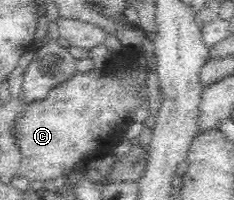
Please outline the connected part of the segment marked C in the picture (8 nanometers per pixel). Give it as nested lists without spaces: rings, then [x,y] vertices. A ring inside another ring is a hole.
[[[127,66],[123,70],[121,79],[114,79],[118,74],[104,74],[102,69],[94,68],[94,72],[80,72],[74,74],[72,78],[56,85],[44,97],[44,100],[34,101],[24,105],[22,114],[18,118],[17,140],[20,147],[21,161],[17,170],[17,176],[26,178],[29,182],[39,180],[46,182],[57,176],[66,176],[75,169],[78,162],[82,162],[90,154],[108,154],[111,150],[118,150],[119,141],[123,138],[124,132],[134,122],[135,111],[142,104],[142,96],[139,93],[139,83],[134,77],[132,66]]]

